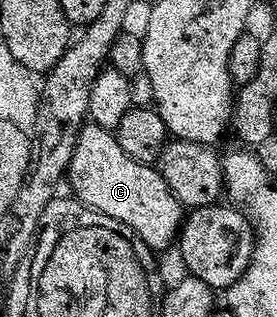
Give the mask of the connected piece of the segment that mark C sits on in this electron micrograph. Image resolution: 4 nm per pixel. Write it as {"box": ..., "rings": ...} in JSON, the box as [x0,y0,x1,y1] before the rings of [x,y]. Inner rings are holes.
{"box":[69,124,185,252],"rings":[[[87,124],[79,131],[69,167],[69,182],[70,178],[71,186],[75,189],[74,197],[78,201],[133,228],[133,232],[137,232],[137,236],[141,236],[152,251],[160,252],[178,239],[185,207],[177,200],[169,184],[165,184],[158,169],[146,162],[133,160],[133,156],[129,156],[121,144],[117,144],[110,129]]]}

